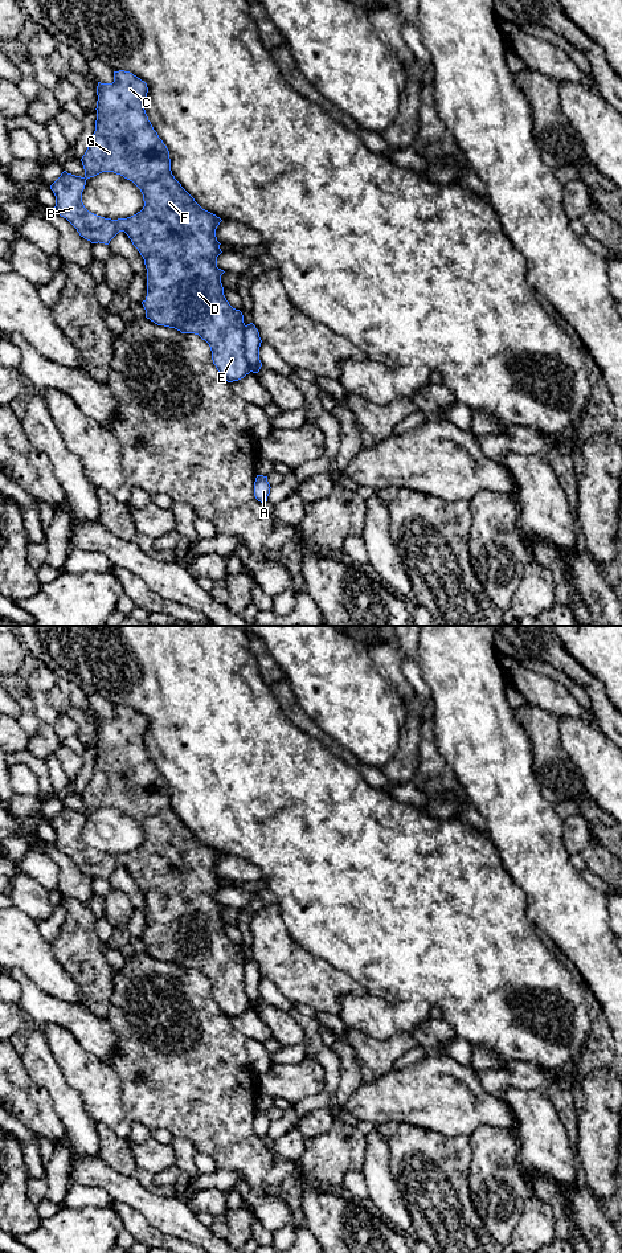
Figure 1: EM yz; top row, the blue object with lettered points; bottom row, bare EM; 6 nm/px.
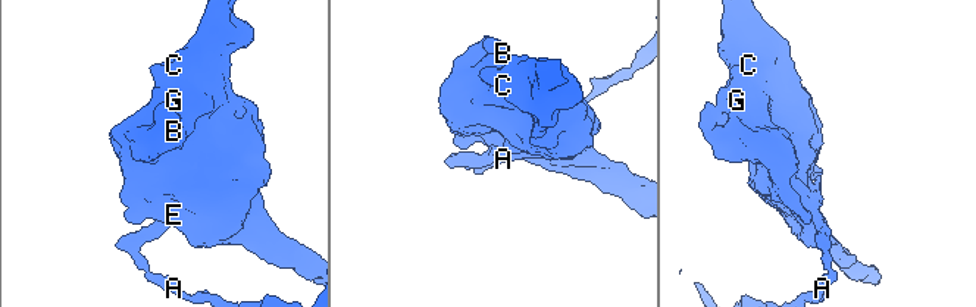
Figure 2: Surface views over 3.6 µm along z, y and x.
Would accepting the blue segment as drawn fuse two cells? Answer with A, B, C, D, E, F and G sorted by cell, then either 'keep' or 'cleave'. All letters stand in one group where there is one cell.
A / B C D E F G | cleave

